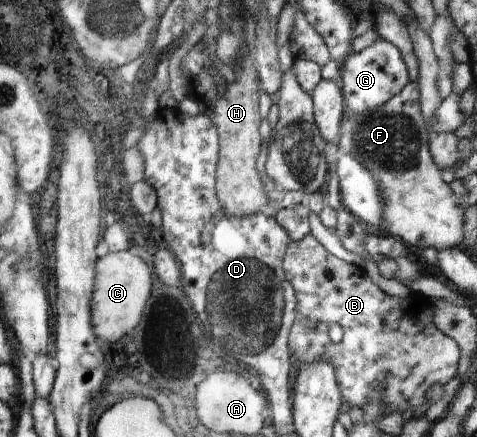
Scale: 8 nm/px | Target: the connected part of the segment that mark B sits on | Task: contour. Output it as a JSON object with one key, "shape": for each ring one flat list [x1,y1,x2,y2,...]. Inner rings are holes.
{"shape":[[311,234,300,241,290,241,282,268,296,297,294,325,291,326,287,341,290,354,302,364,326,359,334,367,336,383,342,393,343,402,362,408,374,393,380,391,384,397,384,416,391,413,406,413,410,409,414,413,413,417,422,417,431,406,426,391,432,385,445,386,457,375,461,357,460,347,452,337,441,333,432,323,432,319,428,321,422,319,422,317,432,317,433,303,426,295,410,292,410,295,404,299,388,296,368,277,364,268,345,263,332,253,328,253],[404,317,406,321,410,319,414,321,416,317,416,335,414,335,414,327,408,331,406,327,402,329,402,325,394,325,394,323,402,323],[310,322,315,324,313,328,309,327],[334,324,340,325,344,330,344,337,340,343,332,342,328,335,330,326]]}

